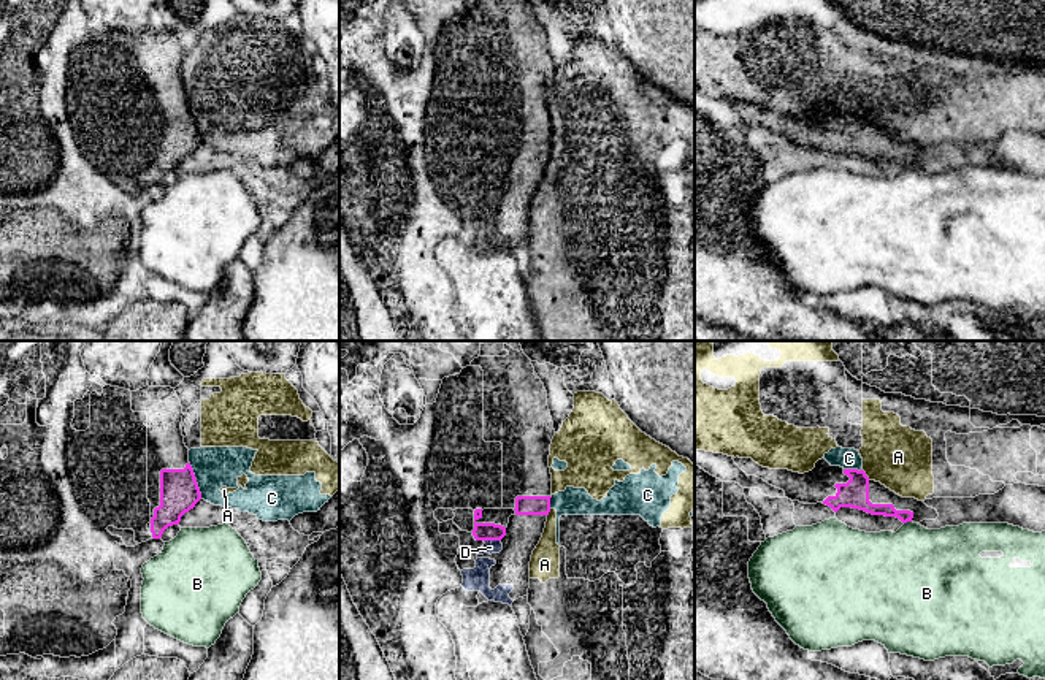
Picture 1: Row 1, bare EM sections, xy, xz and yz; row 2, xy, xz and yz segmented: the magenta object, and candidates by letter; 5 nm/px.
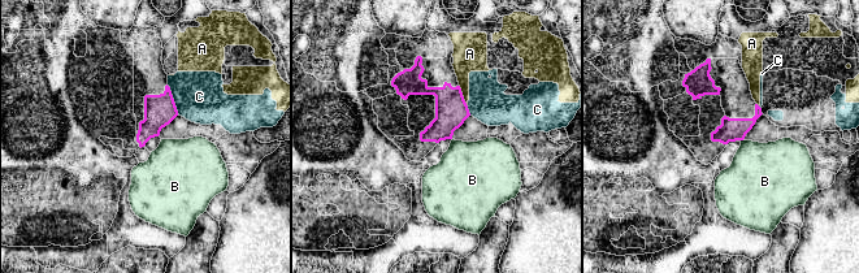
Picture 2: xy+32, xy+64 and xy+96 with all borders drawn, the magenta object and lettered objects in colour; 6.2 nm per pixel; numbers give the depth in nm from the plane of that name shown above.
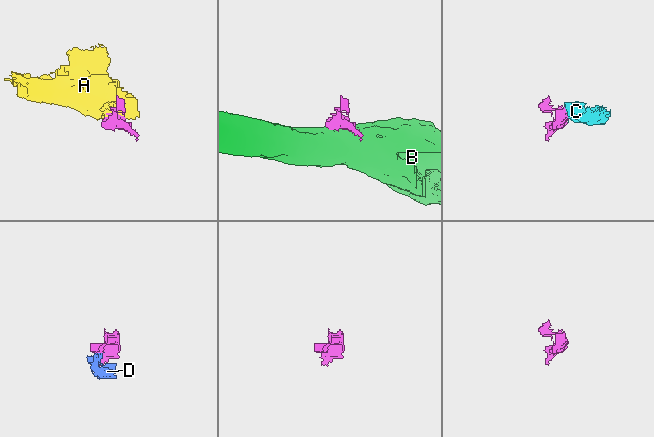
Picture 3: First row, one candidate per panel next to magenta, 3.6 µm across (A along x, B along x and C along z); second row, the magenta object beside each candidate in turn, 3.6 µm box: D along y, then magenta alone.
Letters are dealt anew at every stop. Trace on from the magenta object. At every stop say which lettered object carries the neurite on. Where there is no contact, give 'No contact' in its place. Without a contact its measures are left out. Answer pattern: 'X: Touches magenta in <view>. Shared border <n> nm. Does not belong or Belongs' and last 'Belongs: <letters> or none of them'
A: Touches magenta in yz. Shared border 70 nm. Does not belong
B: Touches magenta in yz. Shared border 40 nm. Does not belong
C: Touches magenta in xy. Shared border 200 nm. Does not belong
D: Touches magenta in xz. Shared border 90 nm. Belongs
Belongs: D

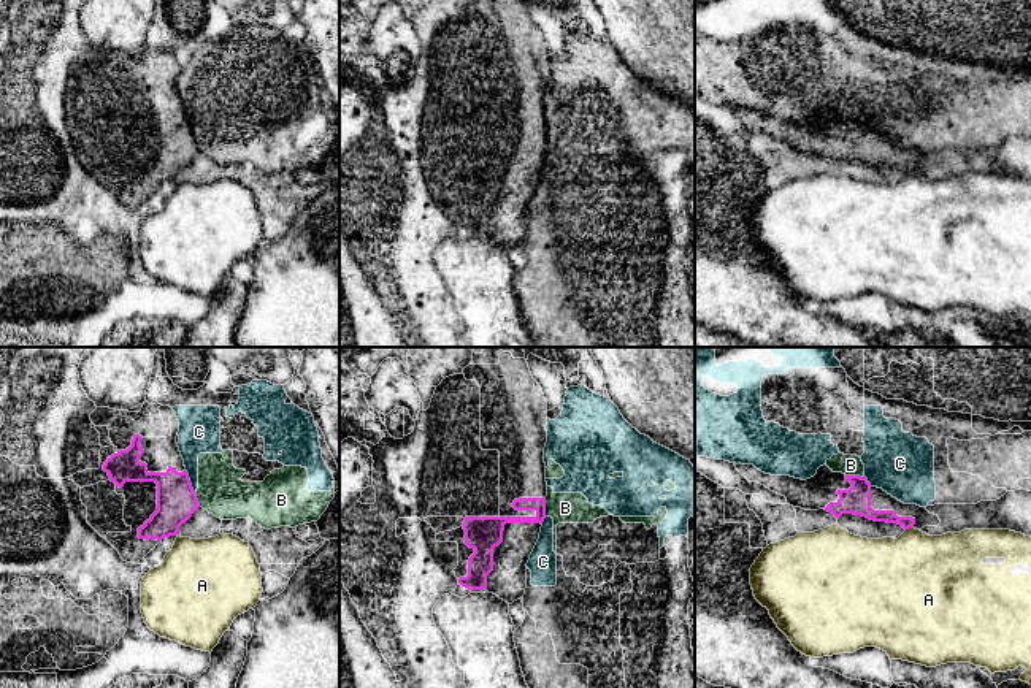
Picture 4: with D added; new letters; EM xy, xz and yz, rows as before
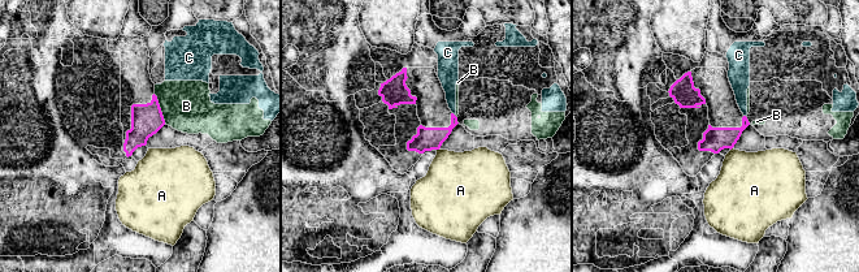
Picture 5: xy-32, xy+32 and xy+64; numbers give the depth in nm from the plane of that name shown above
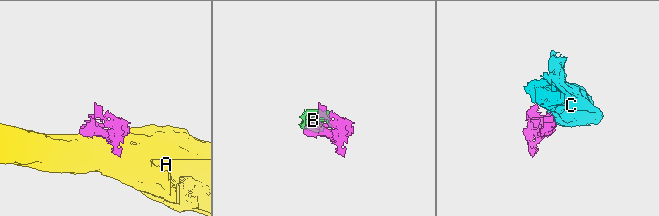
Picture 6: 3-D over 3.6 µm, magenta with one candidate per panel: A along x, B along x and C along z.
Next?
A: Touches magenta in yz. Shared border 40 nm. Does not belong
B: Touches magenta in xz. Shared border 100 nm. Does not belong
C: Touches magenta in xy. Shared border 140 nm. Does not belong
Belongs: none of them

